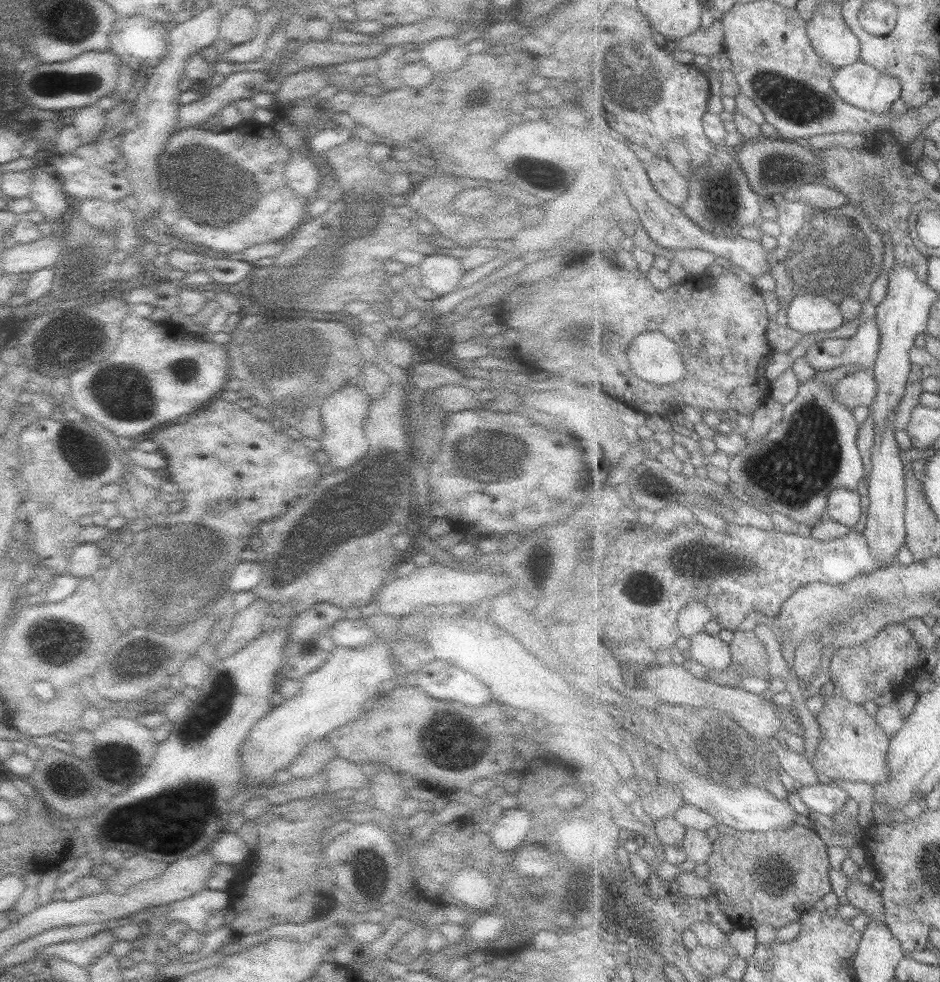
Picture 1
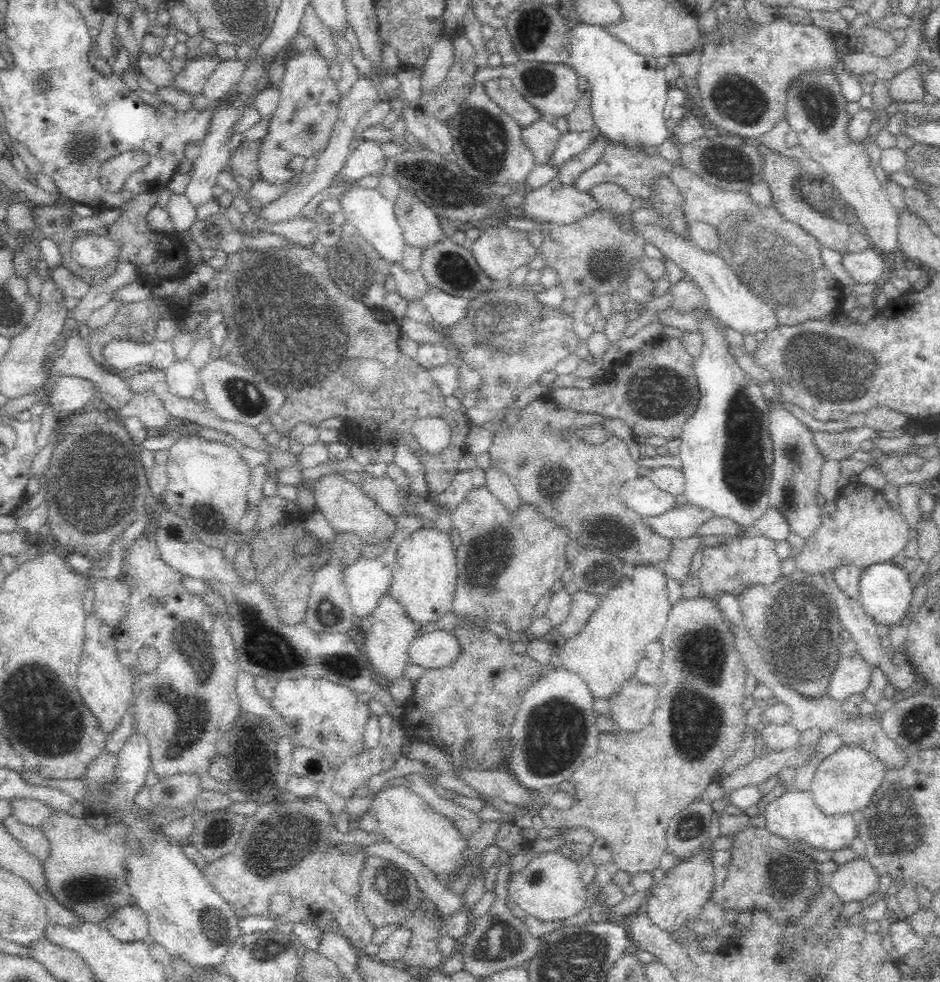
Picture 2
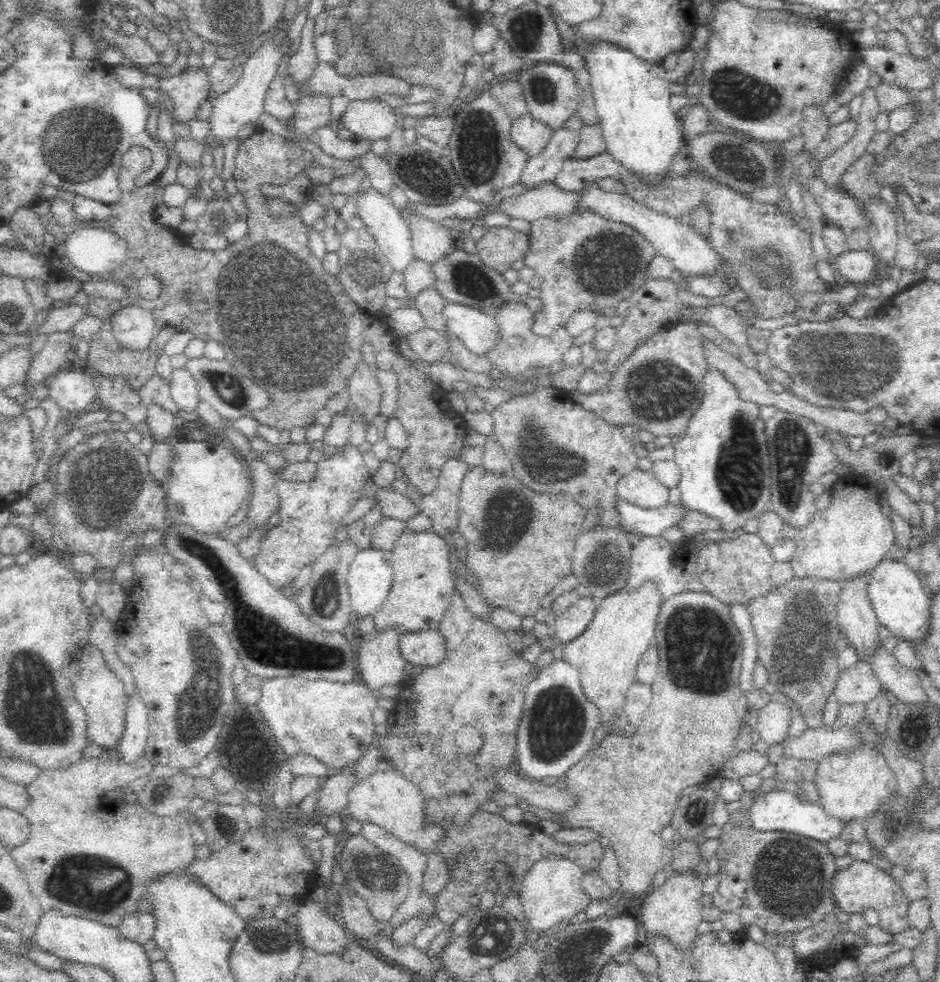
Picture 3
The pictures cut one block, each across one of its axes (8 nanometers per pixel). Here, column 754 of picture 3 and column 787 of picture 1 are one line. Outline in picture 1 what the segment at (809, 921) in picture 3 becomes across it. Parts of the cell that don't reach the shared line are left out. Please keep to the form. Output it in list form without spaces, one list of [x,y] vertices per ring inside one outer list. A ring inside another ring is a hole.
[[[794,823],[787,830],[741,832],[727,825],[719,824],[718,838],[706,864],[709,874],[706,879],[712,886],[713,893],[720,901],[721,909],[736,928],[759,928],[761,924],[770,924],[772,928],[781,928],[801,921],[806,911],[817,901],[822,901],[833,892],[831,864],[827,854],[827,844],[815,830]]]

